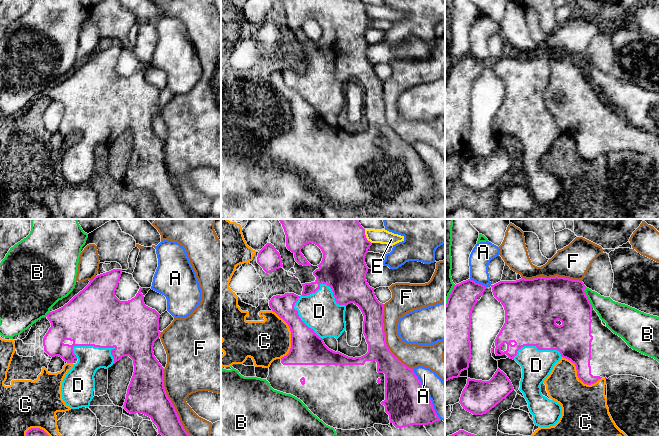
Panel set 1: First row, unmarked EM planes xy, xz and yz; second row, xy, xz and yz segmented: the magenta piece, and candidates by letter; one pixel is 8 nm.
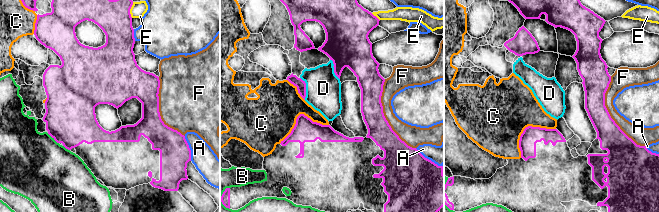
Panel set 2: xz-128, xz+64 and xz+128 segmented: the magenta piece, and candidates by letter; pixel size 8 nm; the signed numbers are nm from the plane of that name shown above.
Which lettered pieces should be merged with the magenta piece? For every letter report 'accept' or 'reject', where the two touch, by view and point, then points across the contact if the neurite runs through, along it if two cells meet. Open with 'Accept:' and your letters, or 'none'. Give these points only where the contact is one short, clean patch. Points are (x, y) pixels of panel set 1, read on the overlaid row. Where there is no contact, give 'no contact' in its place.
Accept: D
A: reject; meets magenta in xz at (427, 394)
B: reject; meets magenta in yz at (587, 297)
C: reject; meets magenta in xz at (291, 334)
D: accept; meets magenta in xz at (293, 307)
E: reject; meets magenta in xz at (365, 236)
F: reject; meets magenta in xz at (385, 339)

